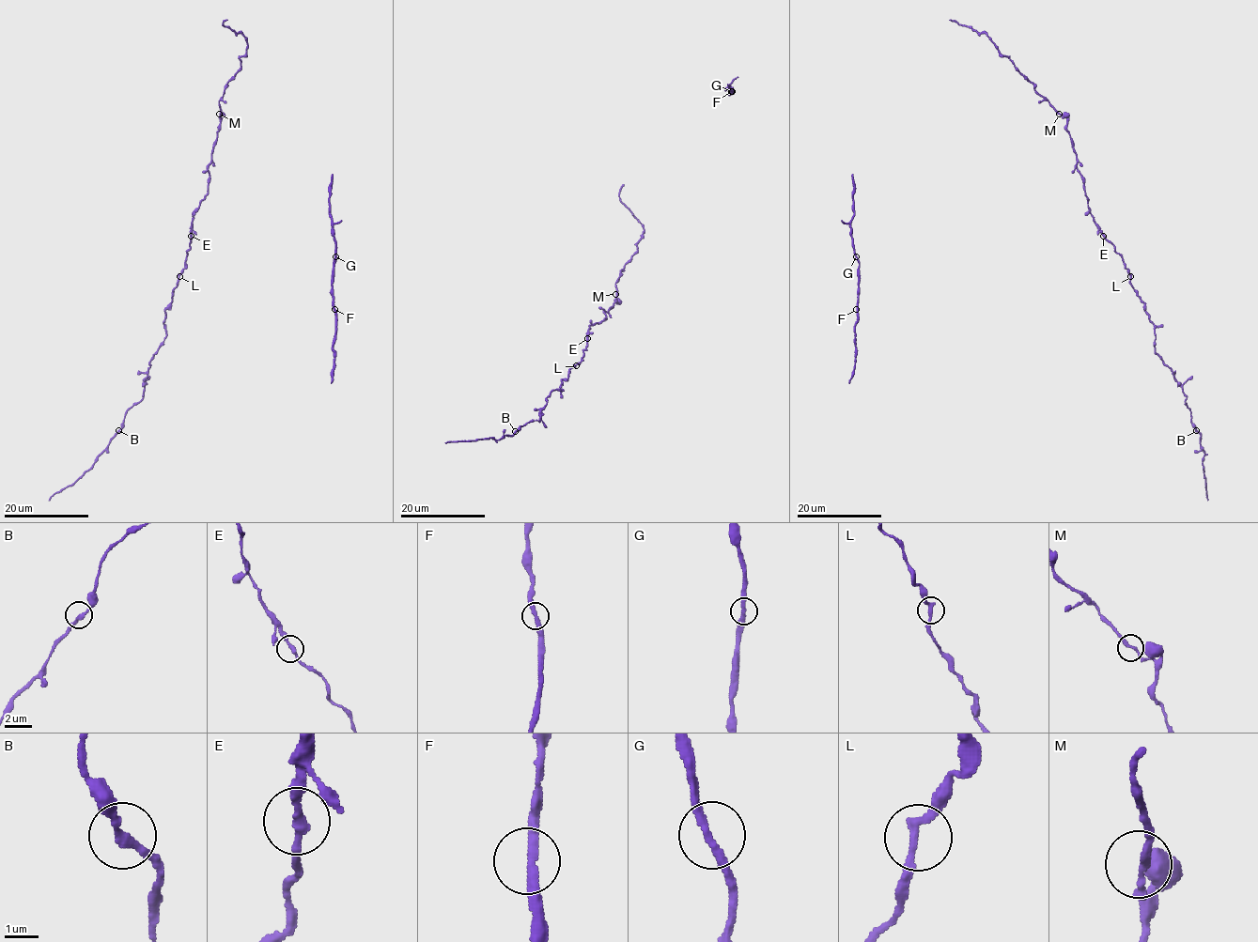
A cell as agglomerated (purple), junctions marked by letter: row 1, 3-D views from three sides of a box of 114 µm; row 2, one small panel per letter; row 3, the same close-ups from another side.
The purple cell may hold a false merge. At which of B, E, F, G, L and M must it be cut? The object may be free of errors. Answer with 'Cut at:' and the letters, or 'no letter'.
Cut at: no letter

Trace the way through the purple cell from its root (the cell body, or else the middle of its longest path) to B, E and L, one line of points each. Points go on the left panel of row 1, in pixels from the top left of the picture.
B: (220, 113), (208, 194), (193, 213), (185, 266), (164, 310), (166, 336), (149, 362), (142, 398), (118, 430)
E: (220, 113), (220, 130), (207, 169), (209, 174), (208, 194), (193, 213), (191, 235)
L: (220, 113), (220, 130), (207, 169), (209, 174), (208, 194), (193, 213), (190, 248), (179, 276)

